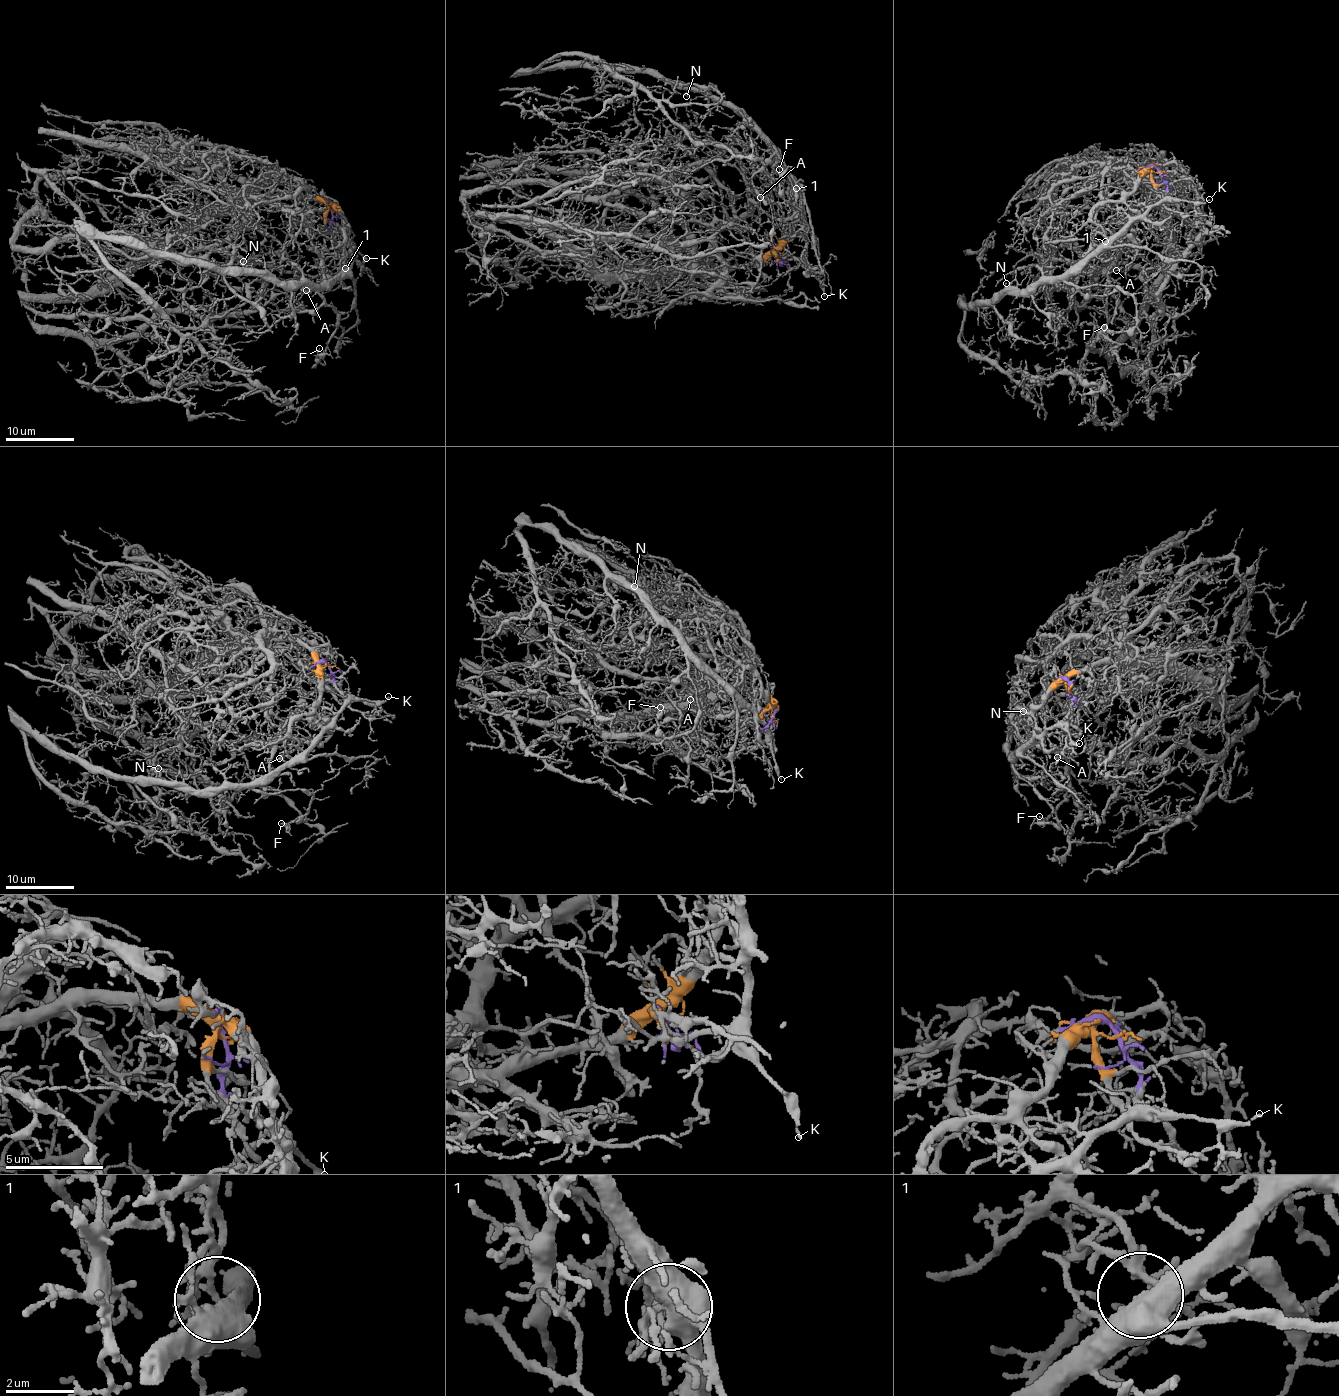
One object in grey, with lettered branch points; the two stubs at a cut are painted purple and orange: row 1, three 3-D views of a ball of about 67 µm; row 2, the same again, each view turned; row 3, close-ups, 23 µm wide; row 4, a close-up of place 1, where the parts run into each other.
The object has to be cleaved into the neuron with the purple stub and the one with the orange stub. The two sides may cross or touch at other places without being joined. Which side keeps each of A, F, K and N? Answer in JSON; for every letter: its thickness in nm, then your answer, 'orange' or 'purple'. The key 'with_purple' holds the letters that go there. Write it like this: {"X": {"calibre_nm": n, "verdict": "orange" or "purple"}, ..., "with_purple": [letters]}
{"A": {"calibre_nm": 110, "verdict": "purple"}, "F": {"calibre_nm": 120, "verdict": "purple"}, "K": {"calibre_nm": 120, "verdict": "purple"}, "N": {"calibre_nm": 200, "verdict": "purple"}, "with_purple": ["A", "F", "K", "N"]}

